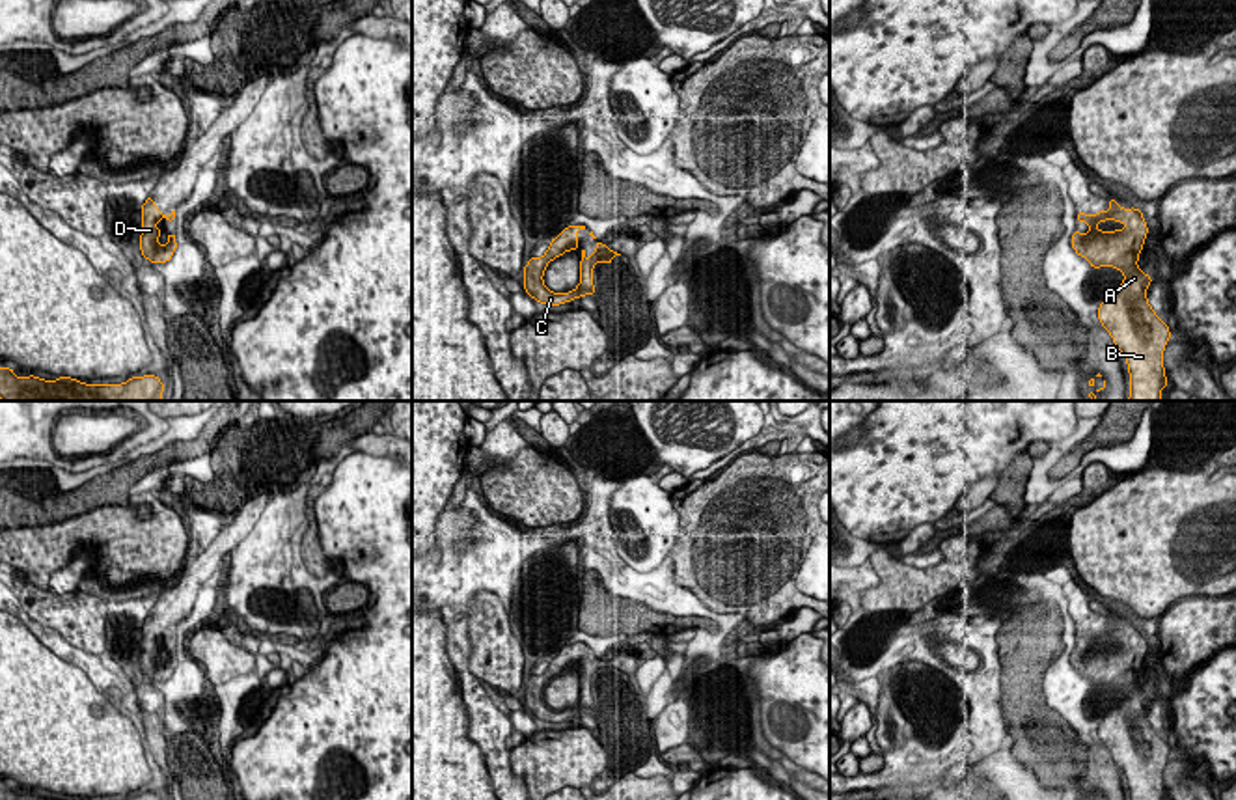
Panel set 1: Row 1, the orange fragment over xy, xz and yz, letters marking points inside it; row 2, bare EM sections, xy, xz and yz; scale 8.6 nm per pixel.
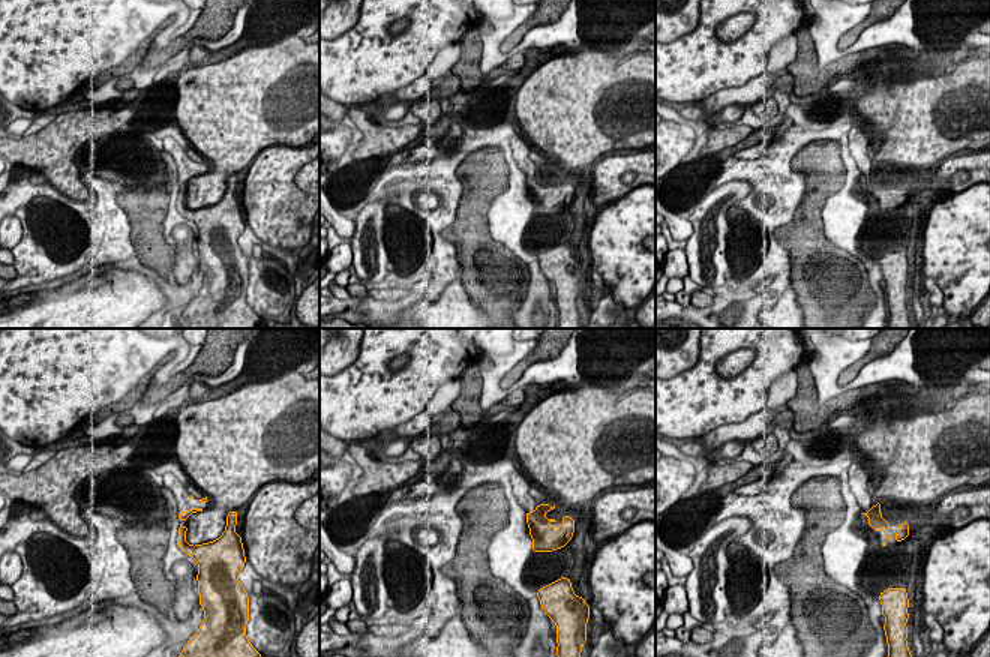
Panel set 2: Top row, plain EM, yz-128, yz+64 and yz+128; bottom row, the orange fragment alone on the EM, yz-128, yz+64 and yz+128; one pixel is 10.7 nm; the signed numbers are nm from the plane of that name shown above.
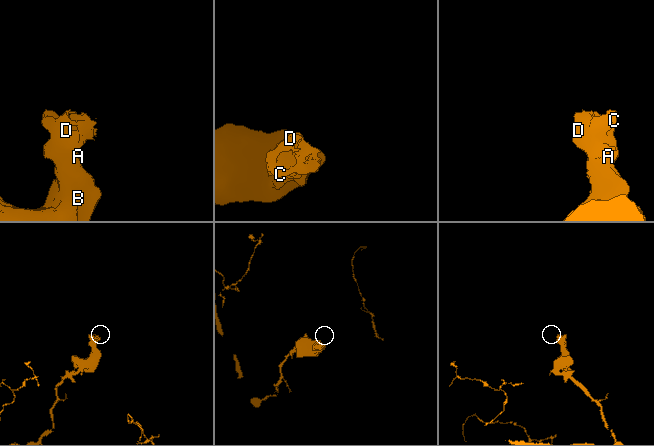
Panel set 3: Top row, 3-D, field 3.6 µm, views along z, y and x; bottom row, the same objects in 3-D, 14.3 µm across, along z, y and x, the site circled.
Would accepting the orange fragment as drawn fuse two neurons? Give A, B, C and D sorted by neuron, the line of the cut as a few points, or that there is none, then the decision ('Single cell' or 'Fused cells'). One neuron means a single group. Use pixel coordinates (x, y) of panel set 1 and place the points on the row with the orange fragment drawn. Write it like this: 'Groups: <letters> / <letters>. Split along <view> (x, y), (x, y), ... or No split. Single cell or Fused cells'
Groups: A B C D. No split. Single cell

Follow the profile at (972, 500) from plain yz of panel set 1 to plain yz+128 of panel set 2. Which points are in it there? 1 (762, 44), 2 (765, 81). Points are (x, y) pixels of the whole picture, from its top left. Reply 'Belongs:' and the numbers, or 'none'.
Belongs: none

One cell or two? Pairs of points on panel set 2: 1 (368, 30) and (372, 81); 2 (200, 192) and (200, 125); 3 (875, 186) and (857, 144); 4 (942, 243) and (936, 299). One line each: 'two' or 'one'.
1: one
2: one
3: one
4: two

